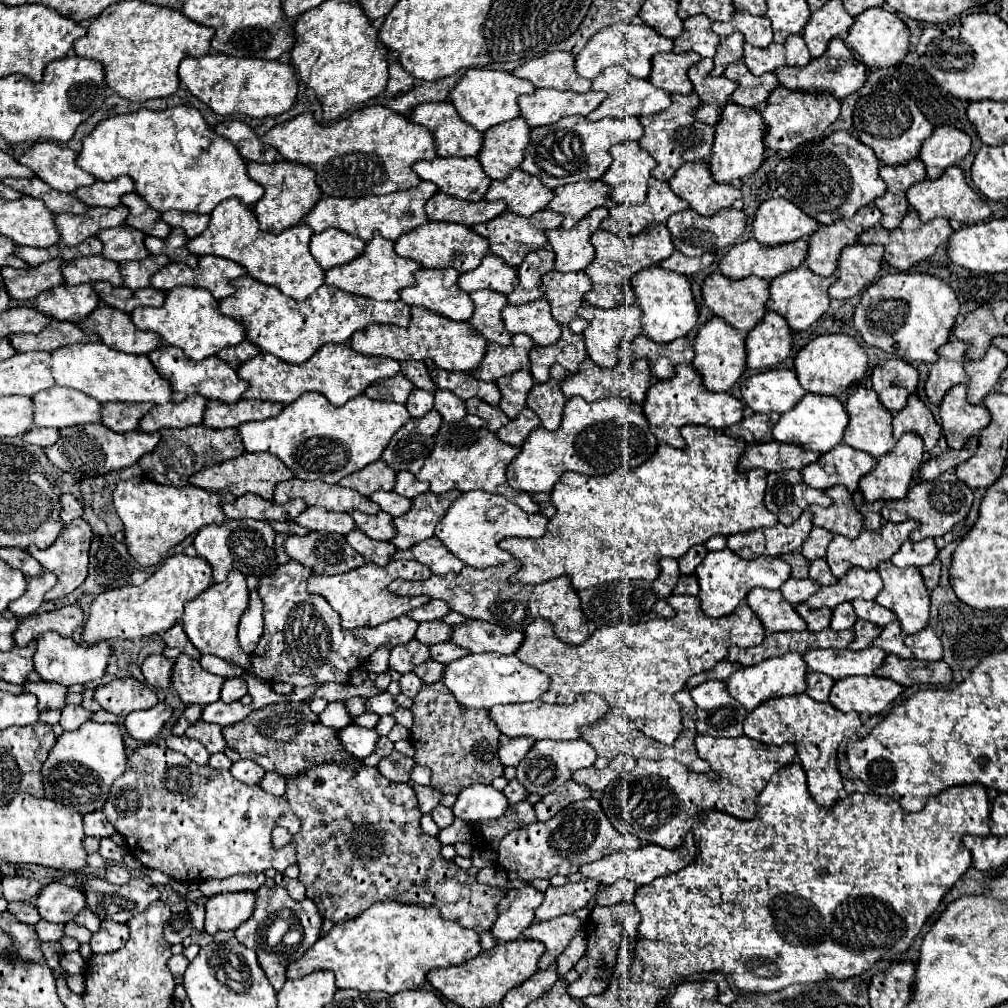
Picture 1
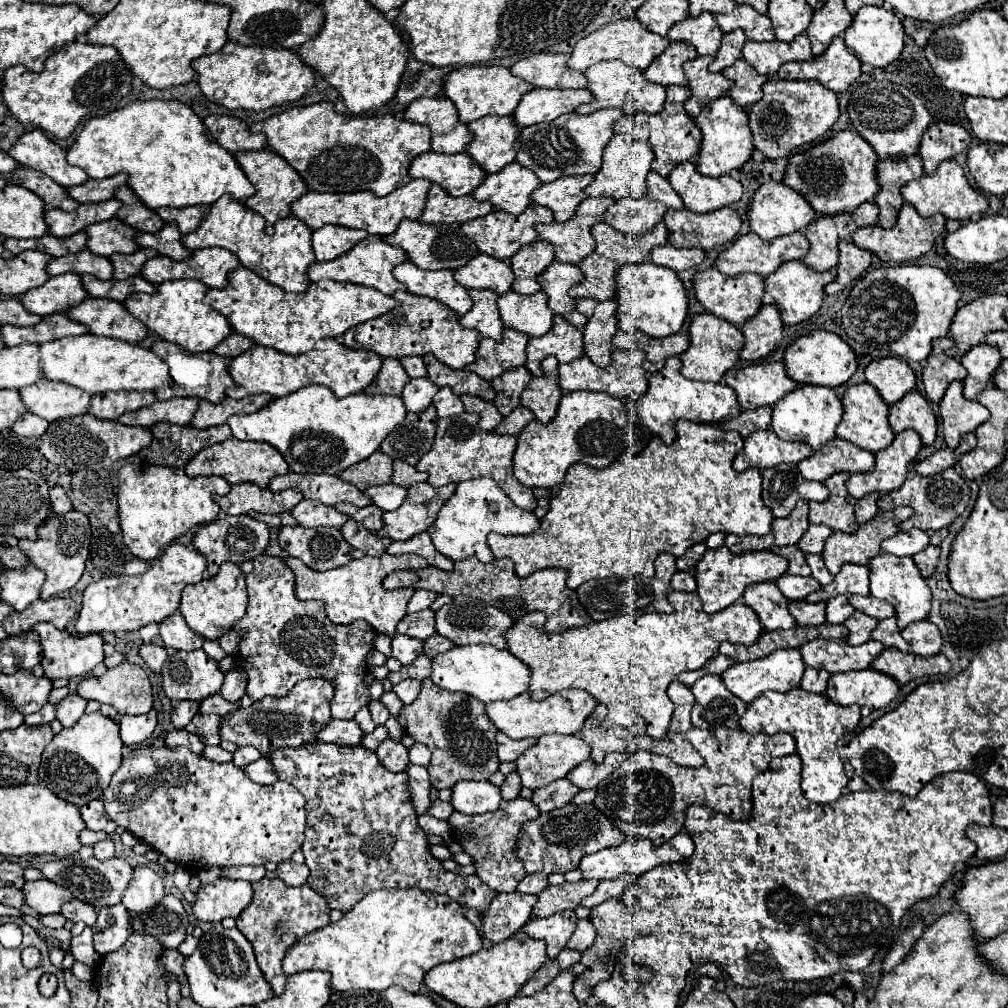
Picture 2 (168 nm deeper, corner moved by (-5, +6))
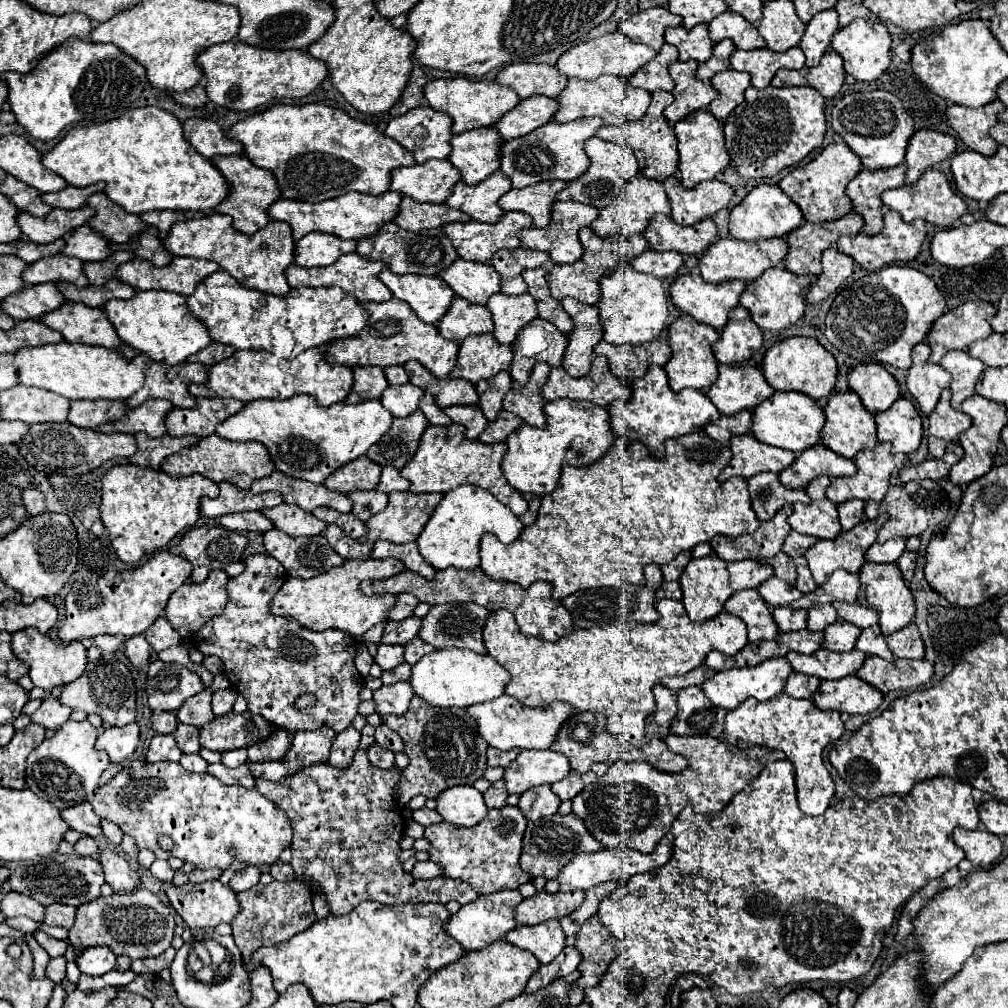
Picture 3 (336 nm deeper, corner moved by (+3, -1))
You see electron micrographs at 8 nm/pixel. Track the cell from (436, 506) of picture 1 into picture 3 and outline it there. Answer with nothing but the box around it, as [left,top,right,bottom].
[366,491,444,543]

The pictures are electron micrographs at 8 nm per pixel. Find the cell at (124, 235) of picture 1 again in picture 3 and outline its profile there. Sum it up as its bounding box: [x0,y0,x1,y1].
[62,225,112,261]

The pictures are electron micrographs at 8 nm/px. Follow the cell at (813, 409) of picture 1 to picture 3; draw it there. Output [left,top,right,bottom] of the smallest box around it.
[750,391,824,453]

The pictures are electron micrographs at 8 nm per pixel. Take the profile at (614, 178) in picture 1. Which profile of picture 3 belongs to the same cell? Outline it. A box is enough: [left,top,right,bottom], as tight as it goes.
[556,137,638,209]

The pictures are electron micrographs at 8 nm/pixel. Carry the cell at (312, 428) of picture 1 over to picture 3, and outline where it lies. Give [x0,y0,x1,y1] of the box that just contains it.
[216,395,392,483]

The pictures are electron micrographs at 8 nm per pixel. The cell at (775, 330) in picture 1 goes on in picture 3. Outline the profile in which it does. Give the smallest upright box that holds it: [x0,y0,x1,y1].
[712,307,762,365]

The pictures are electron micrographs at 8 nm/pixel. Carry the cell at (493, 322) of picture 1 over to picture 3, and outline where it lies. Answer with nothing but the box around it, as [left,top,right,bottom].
[436,297,492,341]

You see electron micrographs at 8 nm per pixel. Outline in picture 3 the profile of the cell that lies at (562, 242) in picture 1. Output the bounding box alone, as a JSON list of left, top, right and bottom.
[518,201,598,263]

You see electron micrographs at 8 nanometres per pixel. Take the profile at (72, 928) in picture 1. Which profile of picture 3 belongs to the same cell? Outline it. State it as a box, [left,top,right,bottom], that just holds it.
[4,917,38,933]

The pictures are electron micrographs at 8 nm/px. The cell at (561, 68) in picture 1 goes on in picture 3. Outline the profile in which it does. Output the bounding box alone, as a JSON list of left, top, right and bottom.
[494,63,568,99]

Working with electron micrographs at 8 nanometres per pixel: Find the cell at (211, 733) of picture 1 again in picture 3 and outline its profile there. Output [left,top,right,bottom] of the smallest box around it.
[174,723,200,753]

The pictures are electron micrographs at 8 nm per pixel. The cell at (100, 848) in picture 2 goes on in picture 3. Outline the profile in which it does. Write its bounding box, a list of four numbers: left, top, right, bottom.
[74,837,100,857]

